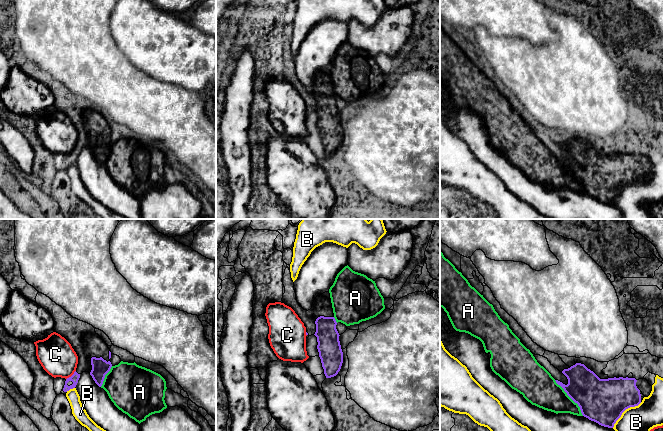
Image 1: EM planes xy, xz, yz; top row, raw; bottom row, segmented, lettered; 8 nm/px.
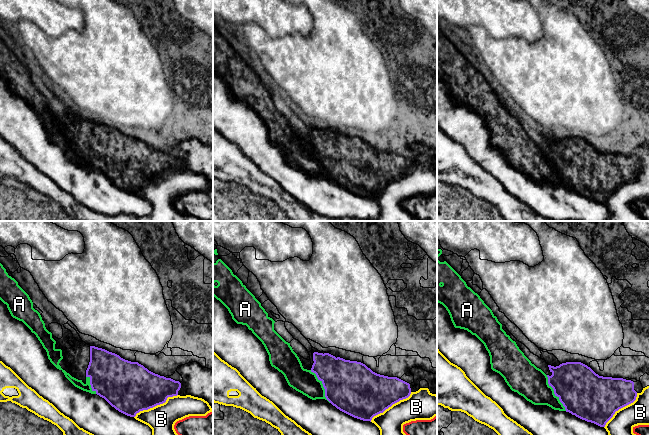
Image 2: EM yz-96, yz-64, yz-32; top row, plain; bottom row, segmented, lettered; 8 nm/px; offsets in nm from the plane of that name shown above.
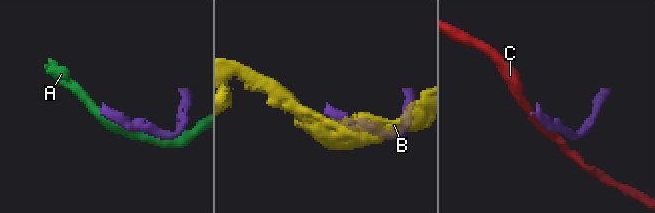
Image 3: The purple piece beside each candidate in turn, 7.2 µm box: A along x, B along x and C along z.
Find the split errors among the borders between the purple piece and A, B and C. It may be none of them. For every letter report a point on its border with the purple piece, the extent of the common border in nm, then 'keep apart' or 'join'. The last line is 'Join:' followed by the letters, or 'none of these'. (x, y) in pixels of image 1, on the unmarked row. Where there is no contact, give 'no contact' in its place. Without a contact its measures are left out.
A: contact yz (571, 174); length 380 nm; keep apart
B: contact yz (624, 186); length 320 nm; keep apart
C: contact xy (72, 151); length 110 nm; keep apart
Join: none of these

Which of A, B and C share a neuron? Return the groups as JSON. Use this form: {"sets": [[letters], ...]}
{"sets": [["A"], ["B"], ["C"]]}

